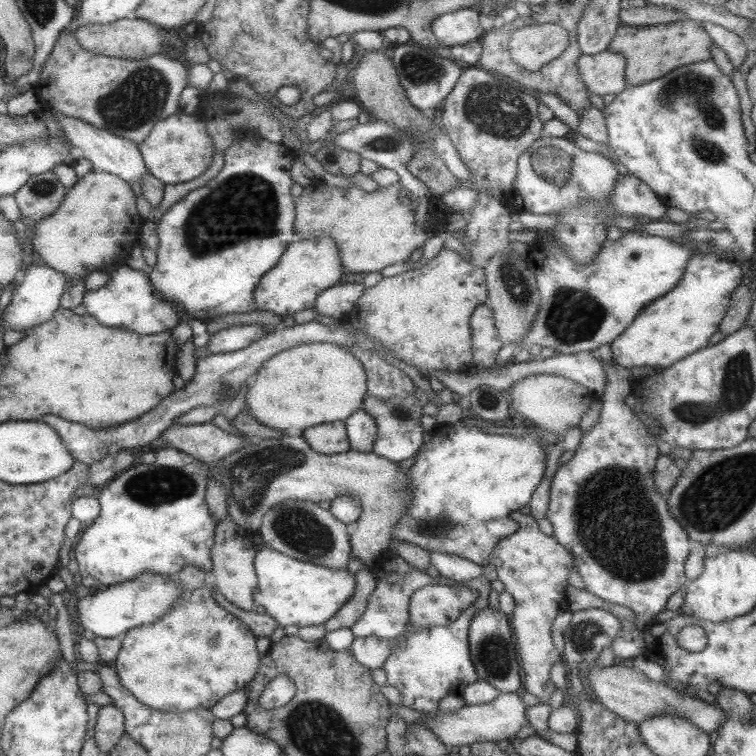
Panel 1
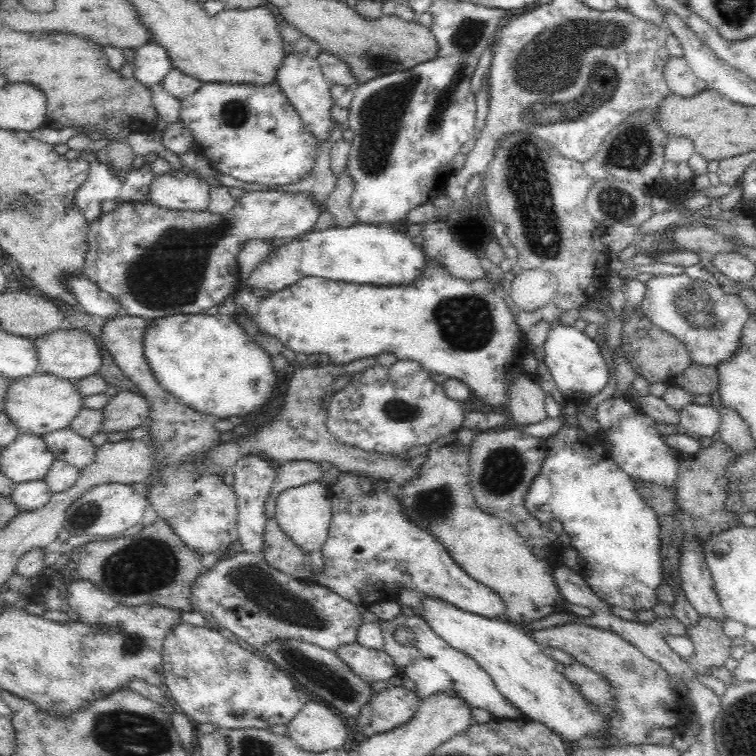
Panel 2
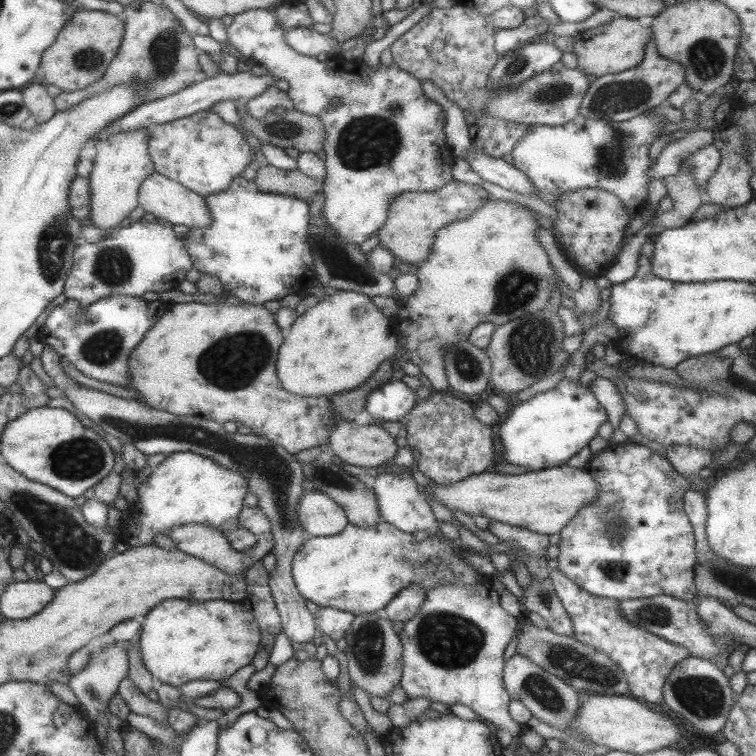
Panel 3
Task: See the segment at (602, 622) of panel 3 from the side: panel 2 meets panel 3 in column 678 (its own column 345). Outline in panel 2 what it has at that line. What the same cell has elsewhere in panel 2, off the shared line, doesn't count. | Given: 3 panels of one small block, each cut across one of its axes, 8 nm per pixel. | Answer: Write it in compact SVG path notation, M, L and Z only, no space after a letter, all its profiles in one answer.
M353 643L338 648L334 653L362 681L370 684L378 680L388 681L391 676L398 675L393 658L383 649L373 650Z

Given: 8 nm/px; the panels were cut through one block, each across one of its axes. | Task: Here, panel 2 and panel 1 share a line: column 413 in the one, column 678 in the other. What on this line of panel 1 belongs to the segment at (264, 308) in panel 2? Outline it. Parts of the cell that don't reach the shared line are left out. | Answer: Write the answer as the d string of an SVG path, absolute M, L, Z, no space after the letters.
M694 252L678 284L636 315L612 343L612 358L626 368L652 366L665 369L710 344L712 335L731 306L732 293L740 286L743 273L738 262L722 260L714 252Z

